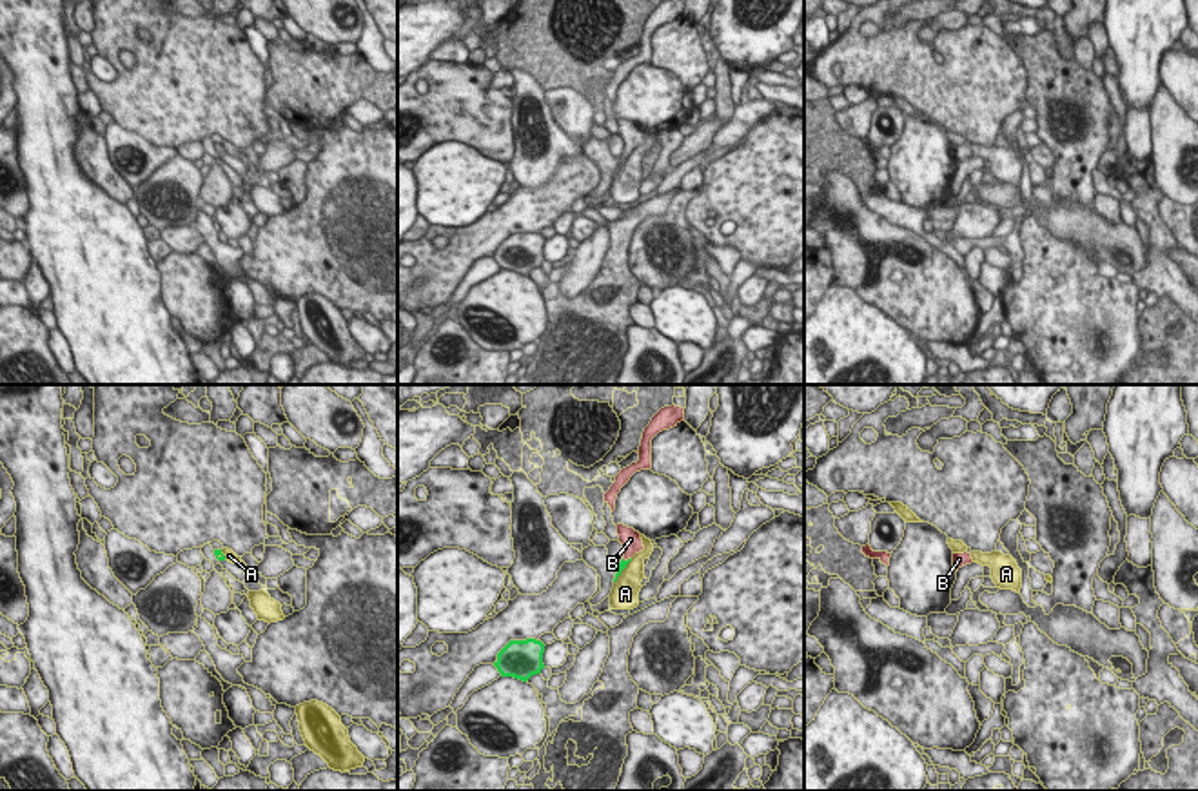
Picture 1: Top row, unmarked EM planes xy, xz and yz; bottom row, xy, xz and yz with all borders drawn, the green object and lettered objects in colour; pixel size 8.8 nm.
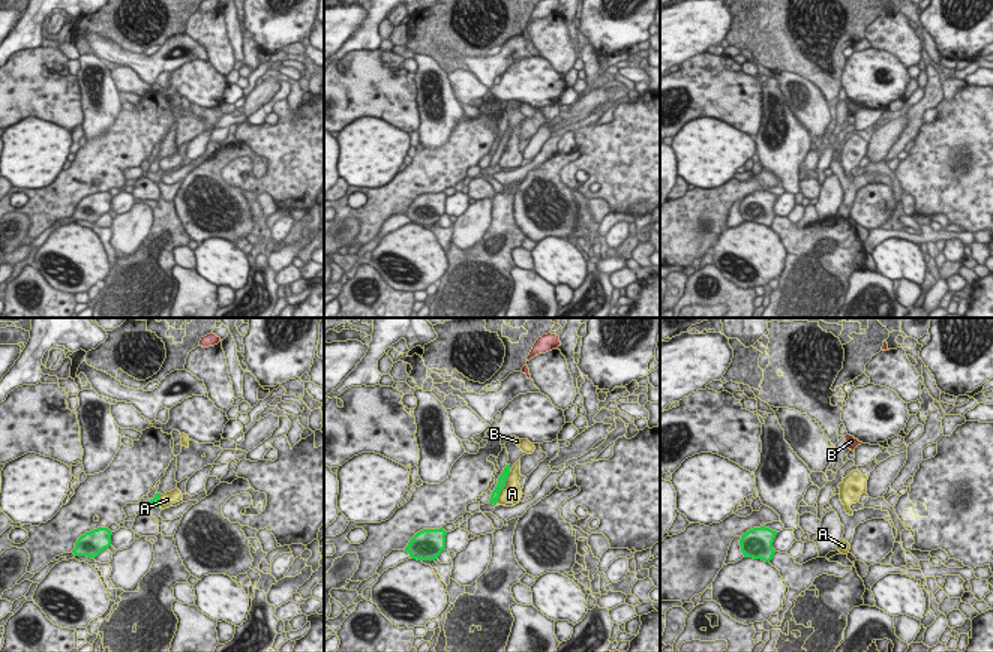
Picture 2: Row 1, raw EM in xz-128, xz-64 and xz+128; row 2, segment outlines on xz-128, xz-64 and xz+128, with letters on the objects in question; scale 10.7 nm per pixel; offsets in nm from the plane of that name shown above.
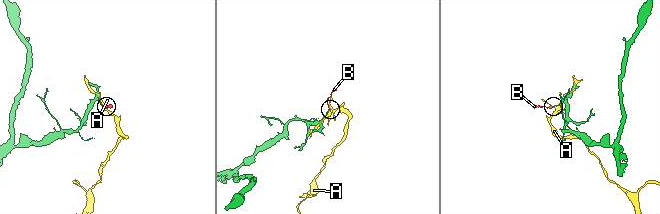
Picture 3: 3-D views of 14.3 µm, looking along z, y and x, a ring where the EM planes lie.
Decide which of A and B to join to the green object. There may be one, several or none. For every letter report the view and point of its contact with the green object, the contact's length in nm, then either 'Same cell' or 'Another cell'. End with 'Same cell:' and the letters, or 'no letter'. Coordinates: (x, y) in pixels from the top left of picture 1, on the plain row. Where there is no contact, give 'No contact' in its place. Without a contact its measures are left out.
A: Touches green at xz (621, 164). Shared border 280 nm. Another cell
B: Touches green at xz (628, 153). Shared border 80 nm. Same cell
Same cell: B.

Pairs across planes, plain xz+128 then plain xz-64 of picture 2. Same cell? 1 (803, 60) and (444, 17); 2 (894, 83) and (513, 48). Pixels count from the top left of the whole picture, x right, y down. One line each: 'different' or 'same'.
1: same
2: different

